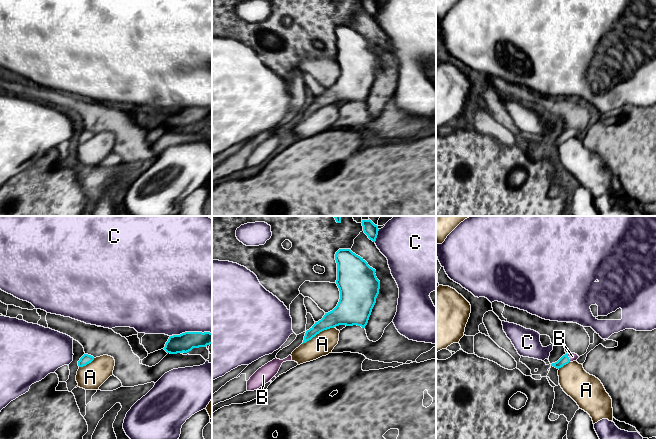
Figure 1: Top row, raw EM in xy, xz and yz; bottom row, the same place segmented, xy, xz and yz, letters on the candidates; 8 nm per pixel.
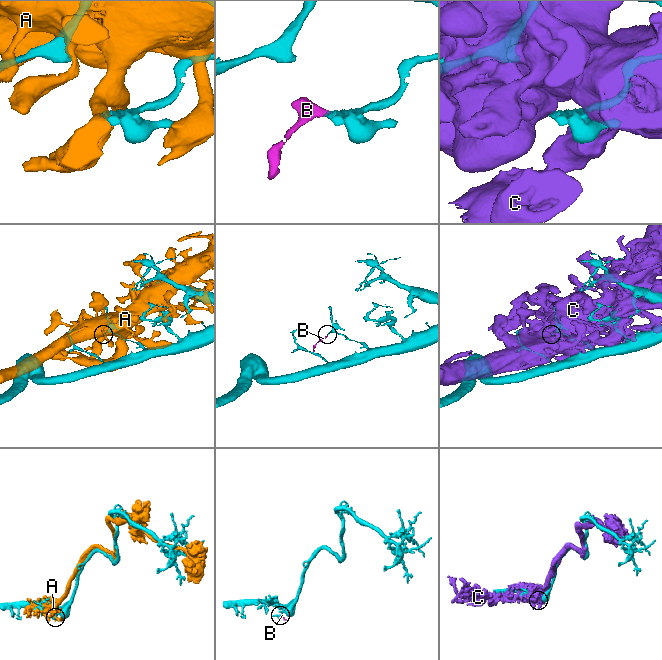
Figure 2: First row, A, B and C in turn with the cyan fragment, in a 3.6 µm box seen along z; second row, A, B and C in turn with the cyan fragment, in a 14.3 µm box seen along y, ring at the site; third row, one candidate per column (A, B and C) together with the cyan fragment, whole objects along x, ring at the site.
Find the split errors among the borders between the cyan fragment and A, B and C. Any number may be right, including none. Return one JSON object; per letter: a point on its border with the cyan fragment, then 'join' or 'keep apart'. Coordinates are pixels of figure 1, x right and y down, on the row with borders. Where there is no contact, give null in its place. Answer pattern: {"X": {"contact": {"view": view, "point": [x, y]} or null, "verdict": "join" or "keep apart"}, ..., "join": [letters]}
{"A": {"contact": {"view": "xz", "point": [318, 333]}, "verdict": "keep apart"}, "B": {"contact": {"view": "yz", "point": [568, 357]}, "verdict": "join"}, "C": {"contact": {"view": "xy", "point": [192, 332]}, "verdict": "keep apart"}, "join": ["B"]}

